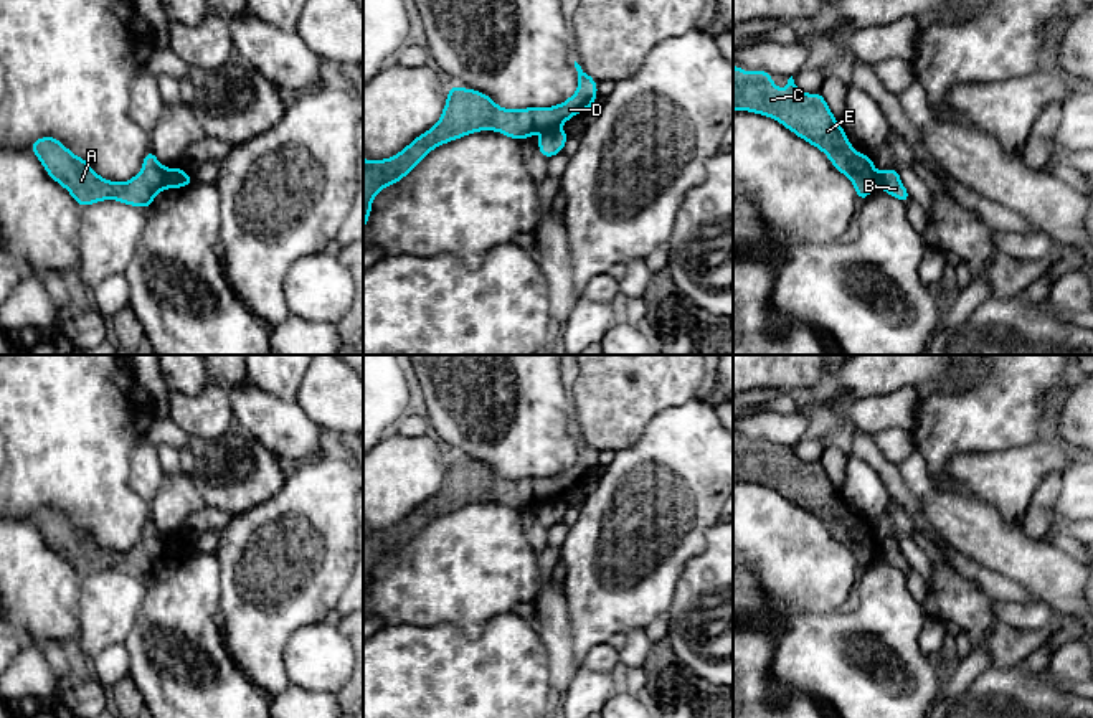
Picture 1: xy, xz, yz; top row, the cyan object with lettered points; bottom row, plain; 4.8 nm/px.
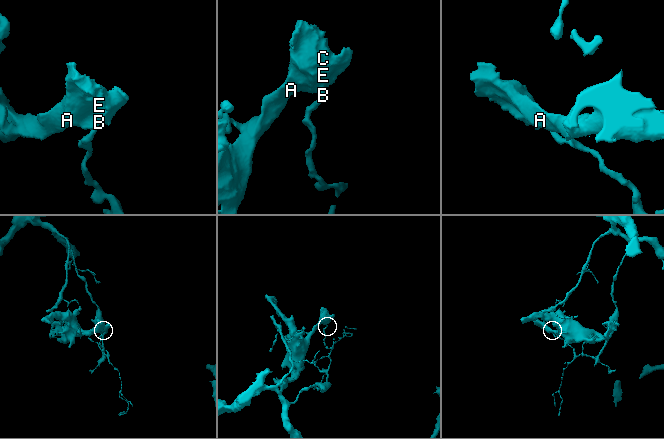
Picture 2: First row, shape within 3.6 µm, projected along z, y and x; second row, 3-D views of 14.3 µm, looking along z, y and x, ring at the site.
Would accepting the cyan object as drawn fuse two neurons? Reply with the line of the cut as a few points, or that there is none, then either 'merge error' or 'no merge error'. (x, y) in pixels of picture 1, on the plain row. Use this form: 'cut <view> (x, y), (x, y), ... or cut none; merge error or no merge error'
cut xz (557, 497), (544, 502); merge error

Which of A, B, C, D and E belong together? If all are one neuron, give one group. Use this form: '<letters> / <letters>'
A C D E / B

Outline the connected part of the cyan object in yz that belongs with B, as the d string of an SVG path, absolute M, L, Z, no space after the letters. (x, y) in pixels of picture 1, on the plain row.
M885 538L877 543L877 556L900 569L903 574L910 569L910 564L900 550L900 543L895 538Z

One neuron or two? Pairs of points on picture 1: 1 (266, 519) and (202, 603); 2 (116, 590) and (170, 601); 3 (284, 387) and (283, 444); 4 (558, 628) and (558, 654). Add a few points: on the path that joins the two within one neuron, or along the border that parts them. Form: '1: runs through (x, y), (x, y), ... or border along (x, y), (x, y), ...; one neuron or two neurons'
1: border along (212, 553), (218, 563), (220, 609); two neurons
2: border along (149, 581), (131, 632); two neurons
3: border along (251, 380), (276, 396), (296, 400); two neurons
4: runs through (558, 634), (558, 647); one neuron

